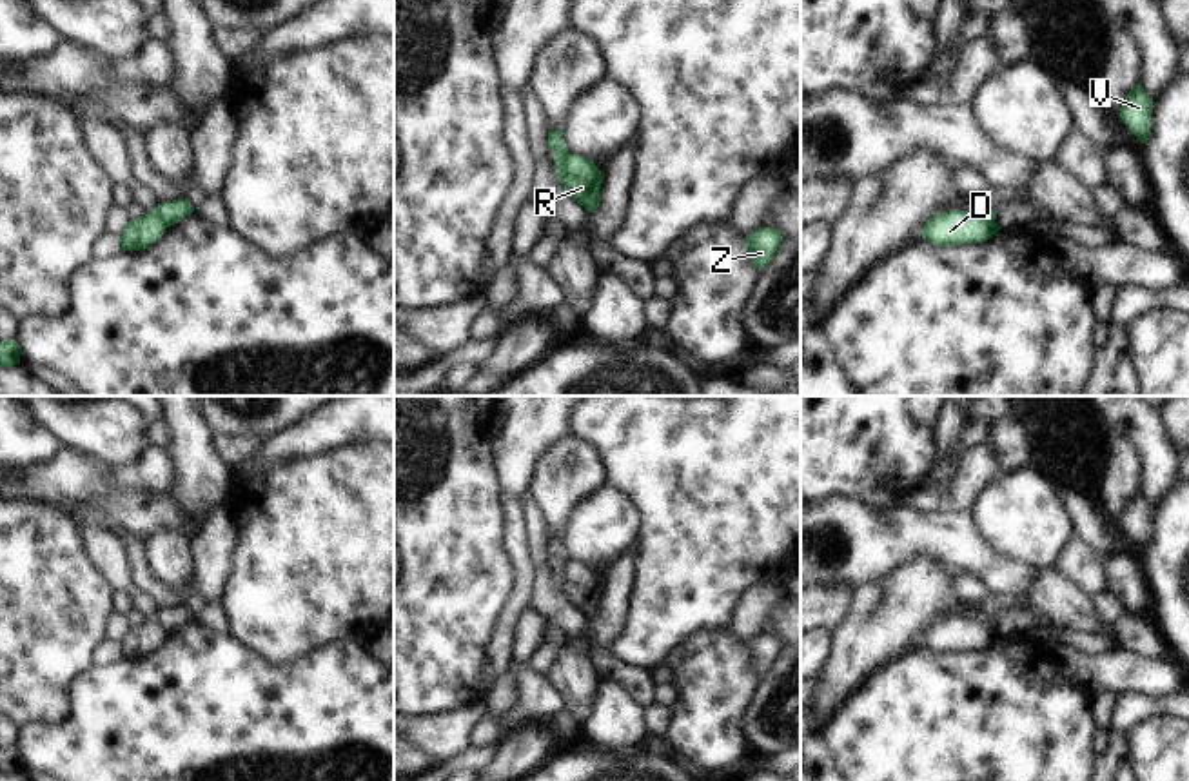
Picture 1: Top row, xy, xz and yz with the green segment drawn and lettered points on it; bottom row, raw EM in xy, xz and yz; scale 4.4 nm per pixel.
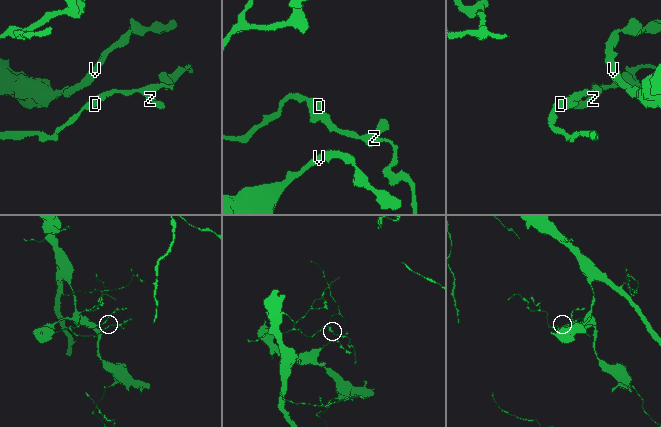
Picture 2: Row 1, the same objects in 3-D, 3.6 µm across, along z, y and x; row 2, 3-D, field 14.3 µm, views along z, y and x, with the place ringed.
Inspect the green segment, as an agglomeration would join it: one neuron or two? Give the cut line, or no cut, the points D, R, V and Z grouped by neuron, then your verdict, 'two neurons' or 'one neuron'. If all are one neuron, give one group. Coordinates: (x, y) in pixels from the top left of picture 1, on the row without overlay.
cut xz (569, 560), (563, 565), (560, 583); groups D V / R Z; two neurons

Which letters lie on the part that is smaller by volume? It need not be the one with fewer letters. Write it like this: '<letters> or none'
R, Z

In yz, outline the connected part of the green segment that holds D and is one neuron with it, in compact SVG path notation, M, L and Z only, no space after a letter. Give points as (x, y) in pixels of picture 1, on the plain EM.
M971 618L940 619L922 634L922 645L938 654L982 650L1002 634L988 621Z

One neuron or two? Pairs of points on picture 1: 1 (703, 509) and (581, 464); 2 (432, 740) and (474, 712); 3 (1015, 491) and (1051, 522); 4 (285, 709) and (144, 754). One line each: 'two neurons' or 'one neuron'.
1: two neurons
2: one neuron
3: one neuron
4: one neuron

